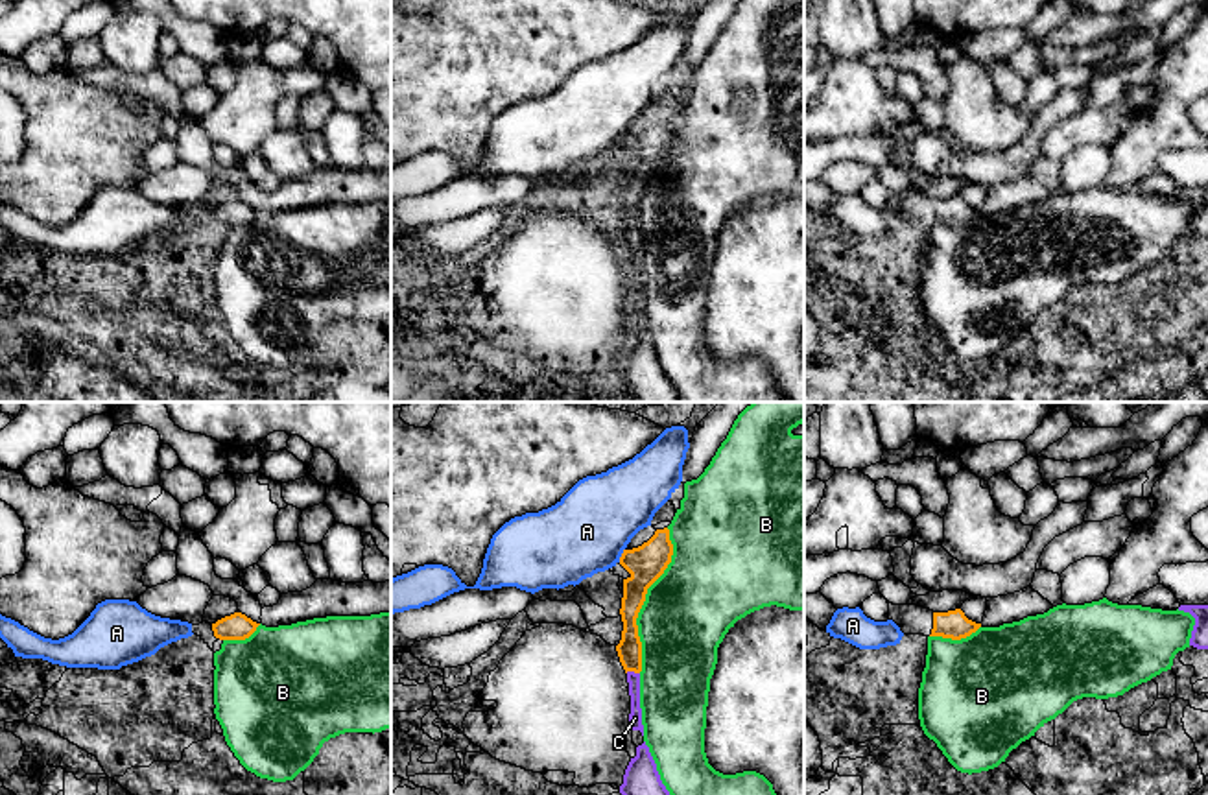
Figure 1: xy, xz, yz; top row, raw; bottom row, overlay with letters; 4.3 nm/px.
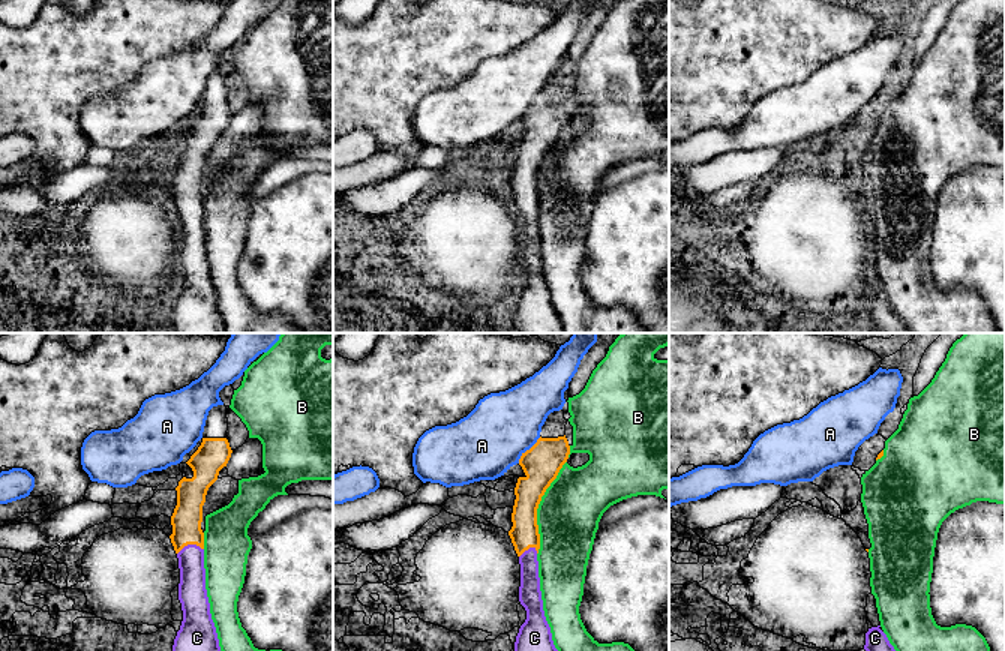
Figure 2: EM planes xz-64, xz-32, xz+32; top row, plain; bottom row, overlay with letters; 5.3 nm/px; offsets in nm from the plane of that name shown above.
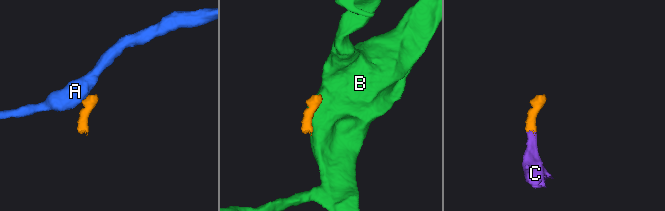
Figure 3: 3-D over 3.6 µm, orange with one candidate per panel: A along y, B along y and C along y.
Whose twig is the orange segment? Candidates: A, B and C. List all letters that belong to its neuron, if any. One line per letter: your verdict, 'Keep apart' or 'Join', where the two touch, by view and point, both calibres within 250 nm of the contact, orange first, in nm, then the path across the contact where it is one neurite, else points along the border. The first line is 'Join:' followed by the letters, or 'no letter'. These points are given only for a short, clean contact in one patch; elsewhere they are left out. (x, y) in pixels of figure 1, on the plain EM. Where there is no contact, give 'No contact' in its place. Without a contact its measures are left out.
Join: C
A: Keep apart. Touches orange at xz (622, 142). Thickness 160 nm (orange) against 360 nm. Boundary: xz (624, 135), (618, 148)
B: Keep apart. Touches orange at xz (644, 187). Thickness 160 nm (orange) against 380 nm
C: Join. Touches orange at xz (633, 257). Thickness 110 nm (orange) against 60 nm. Path across: xz (629, 237), (633, 257), (635, 305)

